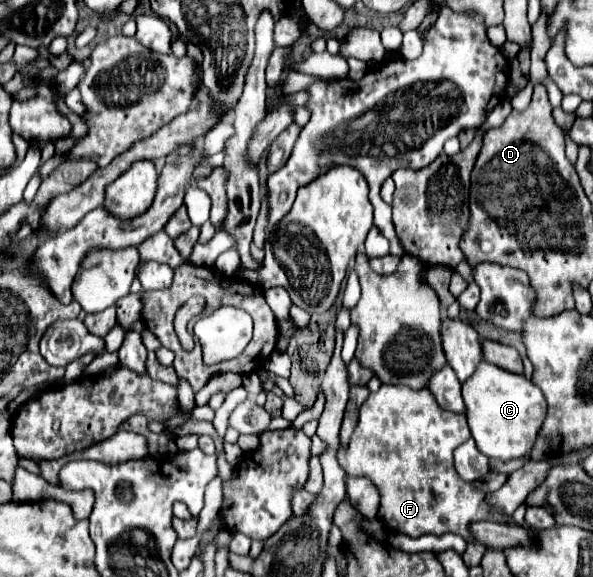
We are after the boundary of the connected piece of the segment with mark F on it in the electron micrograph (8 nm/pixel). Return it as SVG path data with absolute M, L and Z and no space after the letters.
M381 385L379 391L371 393L369 399L363 403L359 411L359 423L355 427L349 447L345 451L339 449L339 461L349 477L365 475L377 485L381 493L379 515L385 519L385 525L389 529L395 529L409 537L421 537L425 533L433 533L433 535L457 533L467 541L473 541L469 533L469 523L485 521L485 519L499 521L499 523L513 523L513 519L497 511L491 511L483 503L485 493L477 491L473 483L465 483L457 477L453 469L453 451L469 437L471 435L469 435L469 425L465 415L441 409L429 389L413 391L405 385Z

